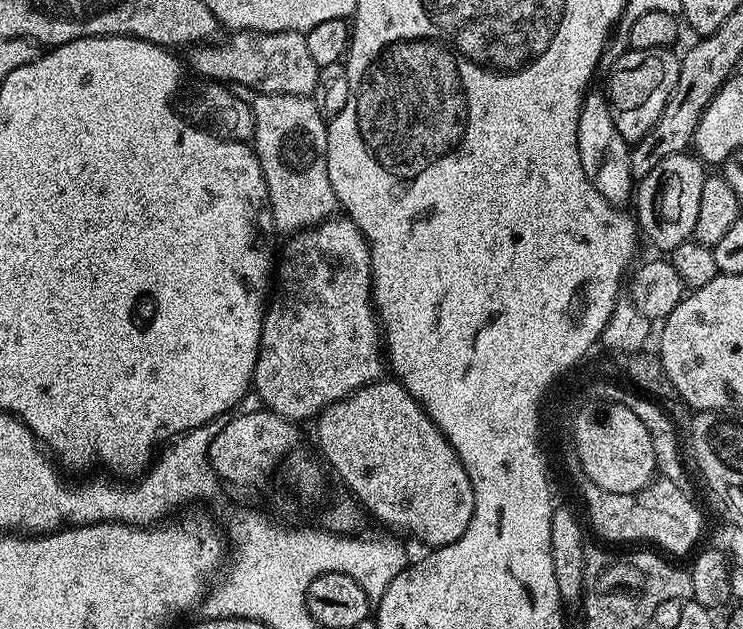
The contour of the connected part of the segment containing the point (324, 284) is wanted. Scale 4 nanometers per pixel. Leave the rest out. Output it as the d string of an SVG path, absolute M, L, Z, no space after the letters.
M347 218L324 220L285 240L274 268L274 295L264 314L252 382L267 411L289 422L311 421L334 402L375 384L385 375L382 329L372 303L372 252L362 230Z

